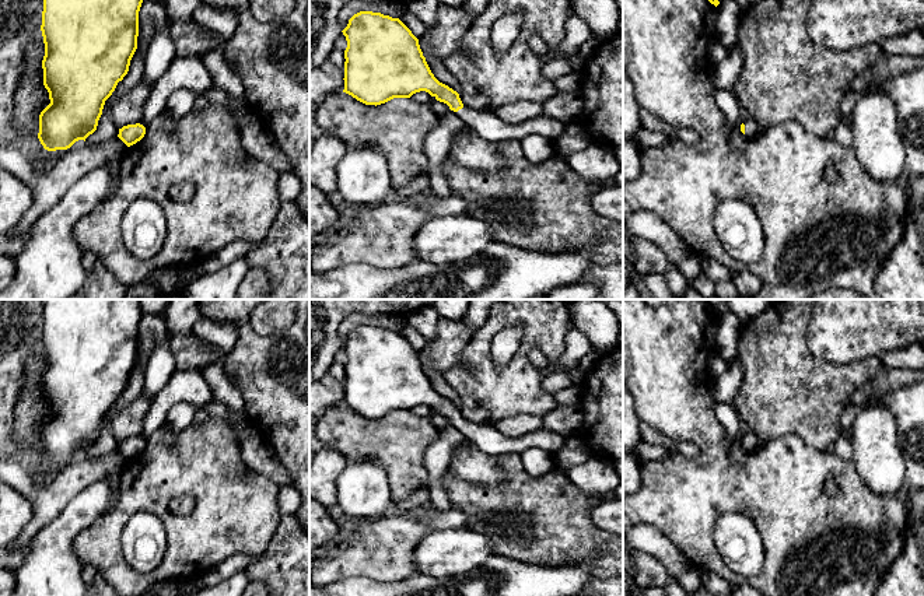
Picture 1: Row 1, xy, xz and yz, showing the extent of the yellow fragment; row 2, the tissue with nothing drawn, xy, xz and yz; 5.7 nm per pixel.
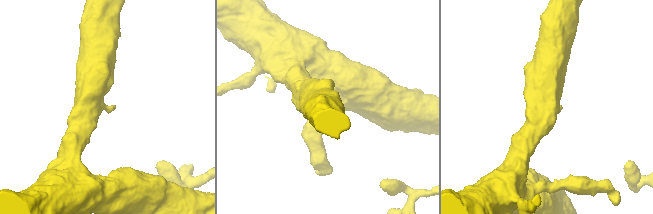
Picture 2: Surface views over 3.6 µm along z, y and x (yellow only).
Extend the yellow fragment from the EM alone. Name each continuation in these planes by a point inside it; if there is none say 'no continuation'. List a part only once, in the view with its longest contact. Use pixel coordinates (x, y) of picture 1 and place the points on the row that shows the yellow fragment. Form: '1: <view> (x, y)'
1: yz (751, 129)

